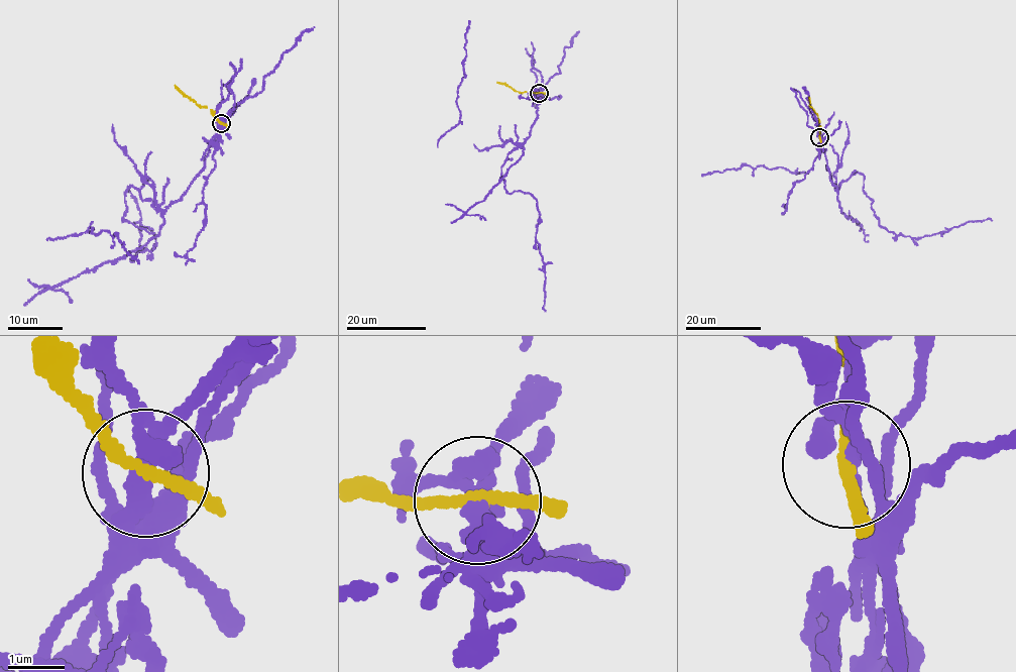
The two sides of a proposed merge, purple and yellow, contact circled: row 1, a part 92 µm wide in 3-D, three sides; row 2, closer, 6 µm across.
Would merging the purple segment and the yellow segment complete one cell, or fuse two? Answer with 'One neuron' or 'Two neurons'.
Two neurons

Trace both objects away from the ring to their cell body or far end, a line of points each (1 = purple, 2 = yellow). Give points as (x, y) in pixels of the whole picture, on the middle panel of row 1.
1: (538, 92), (538, 116), (522, 145), (508, 155), (500, 178), (509, 193), (530, 193), (537, 201), (546, 311)
2: (538, 92), (515, 91), (505, 84), (496, 83)

